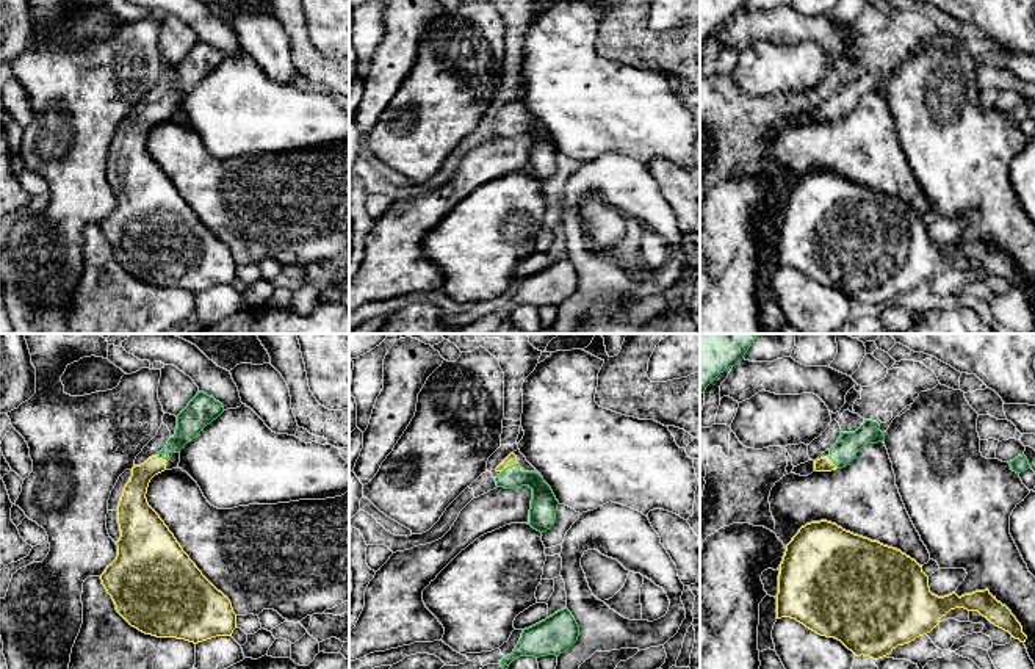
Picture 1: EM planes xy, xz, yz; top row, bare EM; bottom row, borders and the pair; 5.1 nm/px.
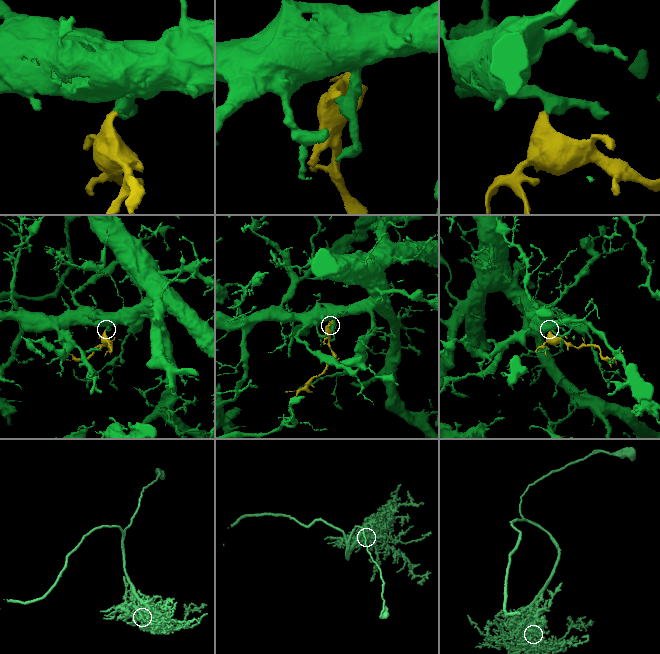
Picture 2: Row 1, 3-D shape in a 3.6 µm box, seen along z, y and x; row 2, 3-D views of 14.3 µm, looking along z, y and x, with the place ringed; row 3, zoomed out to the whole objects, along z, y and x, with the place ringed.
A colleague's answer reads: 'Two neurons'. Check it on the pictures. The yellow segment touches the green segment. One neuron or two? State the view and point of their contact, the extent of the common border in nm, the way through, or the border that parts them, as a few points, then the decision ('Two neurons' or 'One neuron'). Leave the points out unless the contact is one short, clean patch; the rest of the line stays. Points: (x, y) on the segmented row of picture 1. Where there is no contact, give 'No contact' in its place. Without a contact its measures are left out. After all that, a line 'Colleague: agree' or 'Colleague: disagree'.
Touches yellow at xz (508, 466). Shared border 90 nm. Path across: xz (511, 459), (508, 466), (544, 499). One neuron
Colleague: disagree

